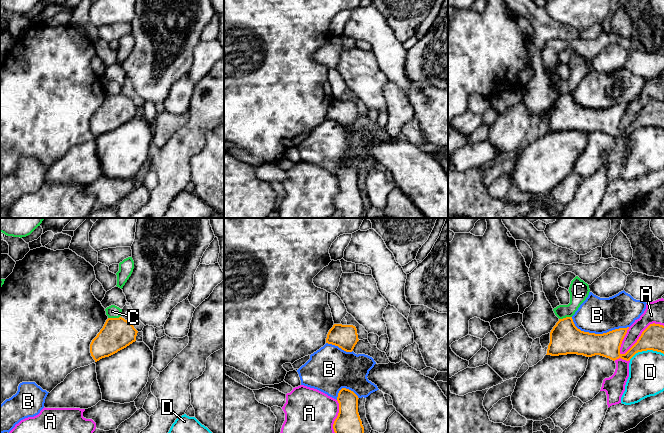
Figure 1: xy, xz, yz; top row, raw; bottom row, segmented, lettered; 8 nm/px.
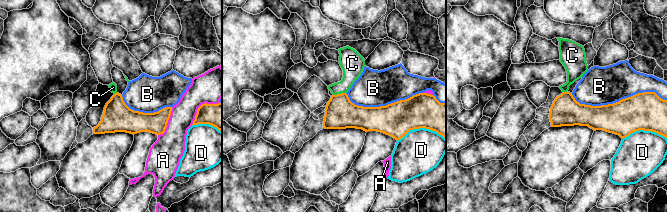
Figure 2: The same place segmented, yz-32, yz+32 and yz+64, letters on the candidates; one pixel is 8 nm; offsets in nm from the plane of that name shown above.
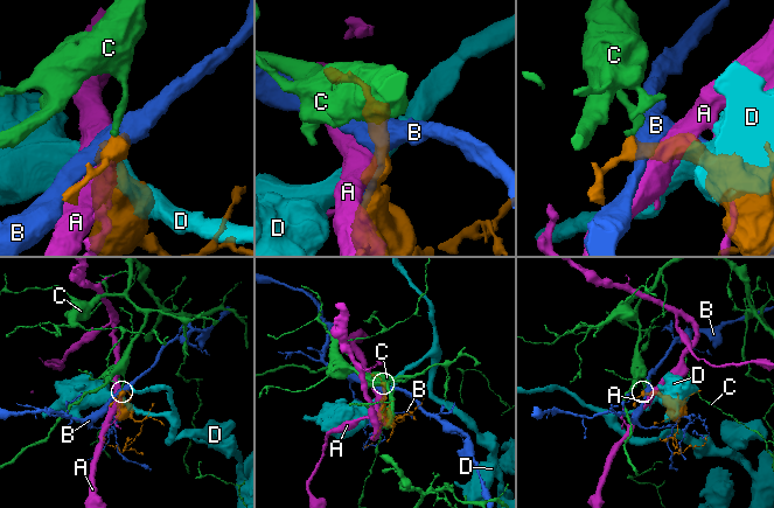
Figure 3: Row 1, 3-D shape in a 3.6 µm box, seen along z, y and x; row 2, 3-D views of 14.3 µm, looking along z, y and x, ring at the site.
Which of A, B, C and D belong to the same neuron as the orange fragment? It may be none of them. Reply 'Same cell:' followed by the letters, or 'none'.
Same cell: none

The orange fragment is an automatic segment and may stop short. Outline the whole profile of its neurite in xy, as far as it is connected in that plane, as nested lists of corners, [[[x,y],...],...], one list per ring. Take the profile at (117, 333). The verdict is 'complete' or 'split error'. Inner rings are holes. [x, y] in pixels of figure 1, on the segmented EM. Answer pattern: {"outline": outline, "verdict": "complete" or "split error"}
{"outline": [[[122,317],[108,318],[90,344],[95,362],[109,357],[136,341],[138,331]]], "verdict": "complete"}

